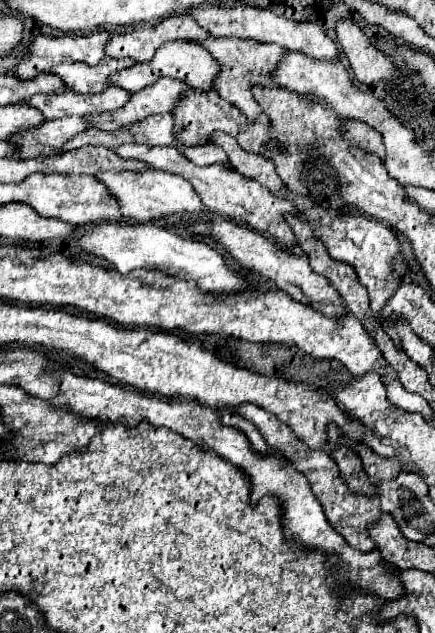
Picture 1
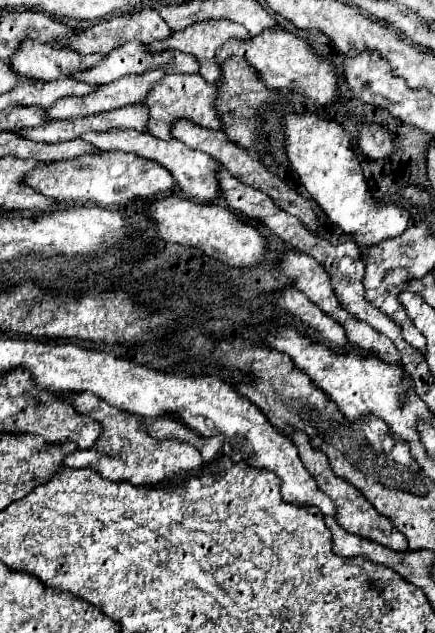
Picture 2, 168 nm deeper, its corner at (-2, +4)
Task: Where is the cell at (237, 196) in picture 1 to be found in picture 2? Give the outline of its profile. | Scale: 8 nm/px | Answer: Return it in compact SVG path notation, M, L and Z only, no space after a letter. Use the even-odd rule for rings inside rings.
M107 130L107 132L87 132L81 136L85 142L89 142L91 146L99 148L99 150L121 150L121 152L131 152L149 160L159 162L161 166L165 166L173 180L175 186L179 190L183 190L187 196L191 196L193 200L213 200L219 194L219 186L217 186L217 178L215 178L215 170L219 170L221 166L205 152L199 150L191 150L187 144L183 144L177 138L169 138L169 140L159 140L147 132L139 132L139 130Z

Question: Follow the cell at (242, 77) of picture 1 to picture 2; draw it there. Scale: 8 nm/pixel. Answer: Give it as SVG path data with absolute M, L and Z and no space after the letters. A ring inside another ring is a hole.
M205 20L195 22L193 26L173 32L165 40L157 40L153 44L143 44L145 50L163 52L163 50L181 50L197 58L201 66L201 76L213 84L217 82L217 74L221 74L219 64L215 62L217 46L225 44L229 38L249 38L249 32L243 26L237 26L229 20Z

